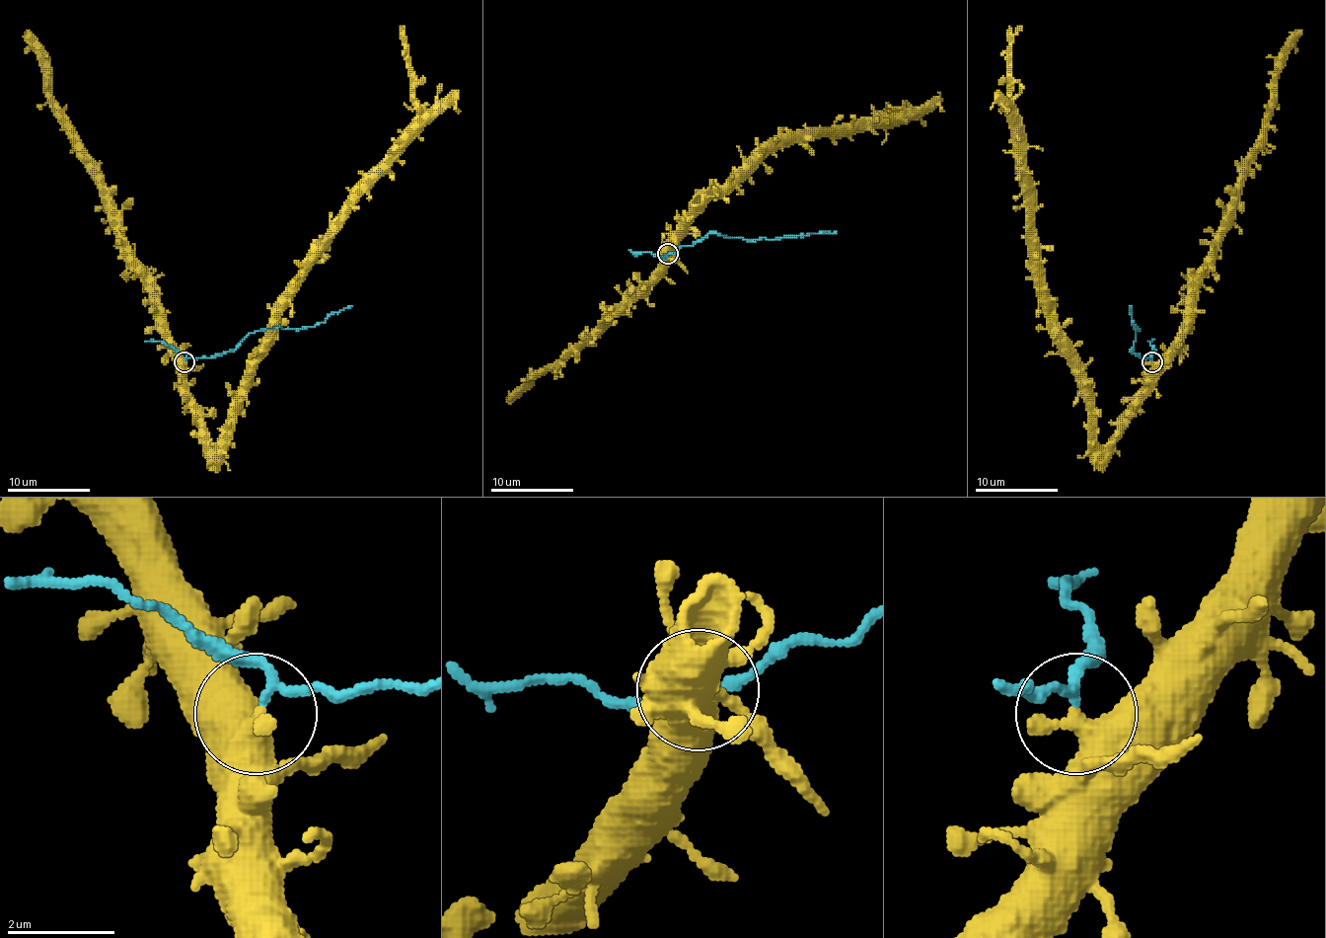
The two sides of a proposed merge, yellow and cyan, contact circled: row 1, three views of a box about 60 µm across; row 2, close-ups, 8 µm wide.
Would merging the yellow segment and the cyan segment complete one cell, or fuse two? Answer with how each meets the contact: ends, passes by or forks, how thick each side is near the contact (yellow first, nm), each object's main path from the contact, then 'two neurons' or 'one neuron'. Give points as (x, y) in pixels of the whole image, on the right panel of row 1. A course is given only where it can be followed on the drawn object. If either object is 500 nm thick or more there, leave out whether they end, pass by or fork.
600 nm thick on the yellow side, 150 nm on the other; yellow runs (1152, 362), (1141, 404), (1104, 445), (1096, 440), (1049, 304), (1034, 184), (1011, 115), (1011, 37), (1021, 26); cyan runs (1152, 359), (1132, 351), (1138, 329), (1130, 306); two neurons

